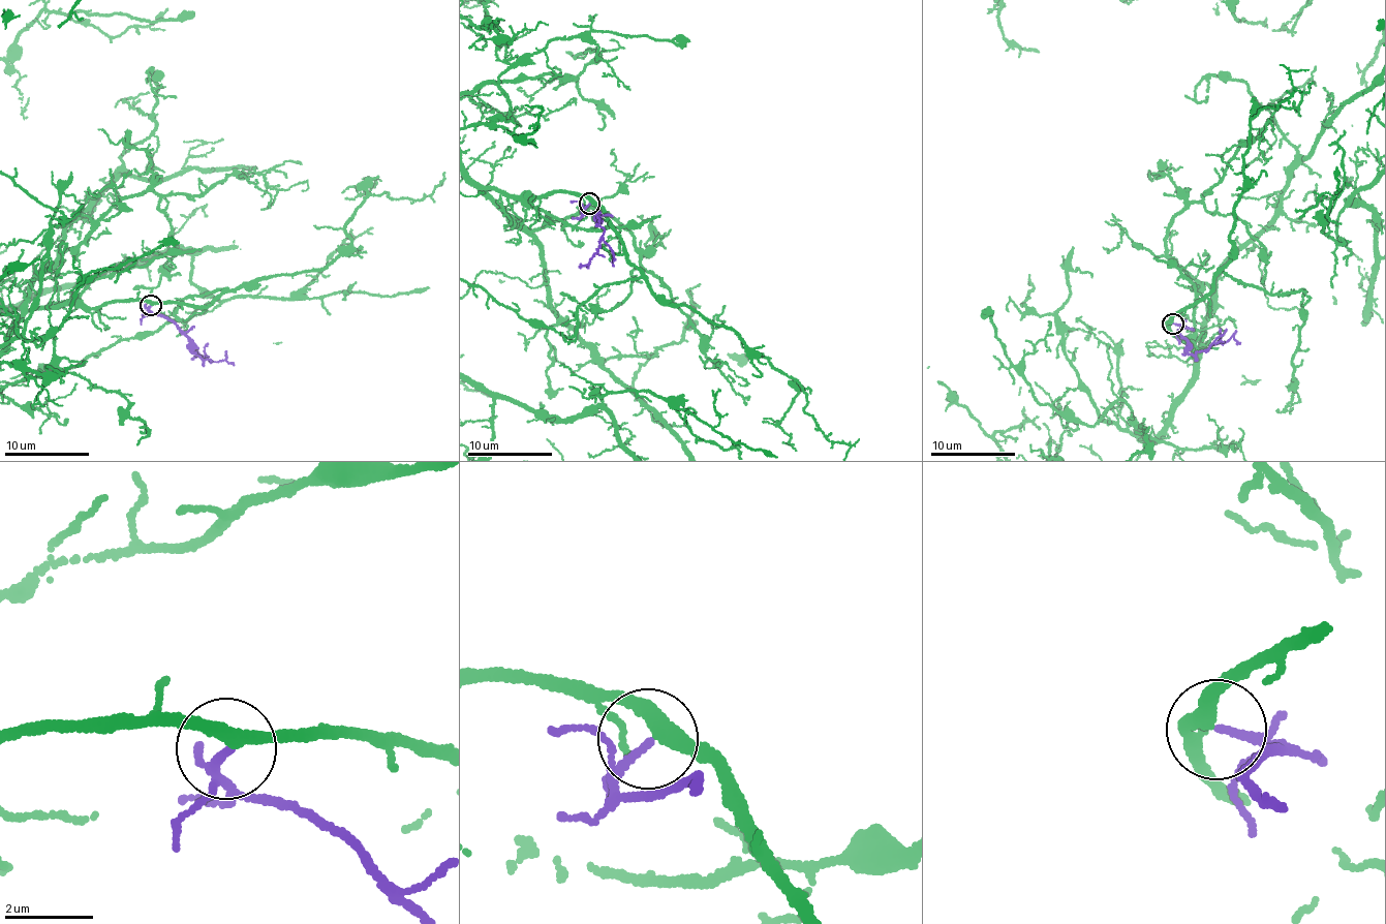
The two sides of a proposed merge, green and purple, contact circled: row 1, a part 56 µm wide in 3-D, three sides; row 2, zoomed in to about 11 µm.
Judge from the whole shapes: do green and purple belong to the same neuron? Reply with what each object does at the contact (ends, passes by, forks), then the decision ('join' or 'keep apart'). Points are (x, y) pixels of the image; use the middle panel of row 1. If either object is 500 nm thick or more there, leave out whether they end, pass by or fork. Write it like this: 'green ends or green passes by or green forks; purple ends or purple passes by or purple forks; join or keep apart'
green passes by; purple passes by; join

